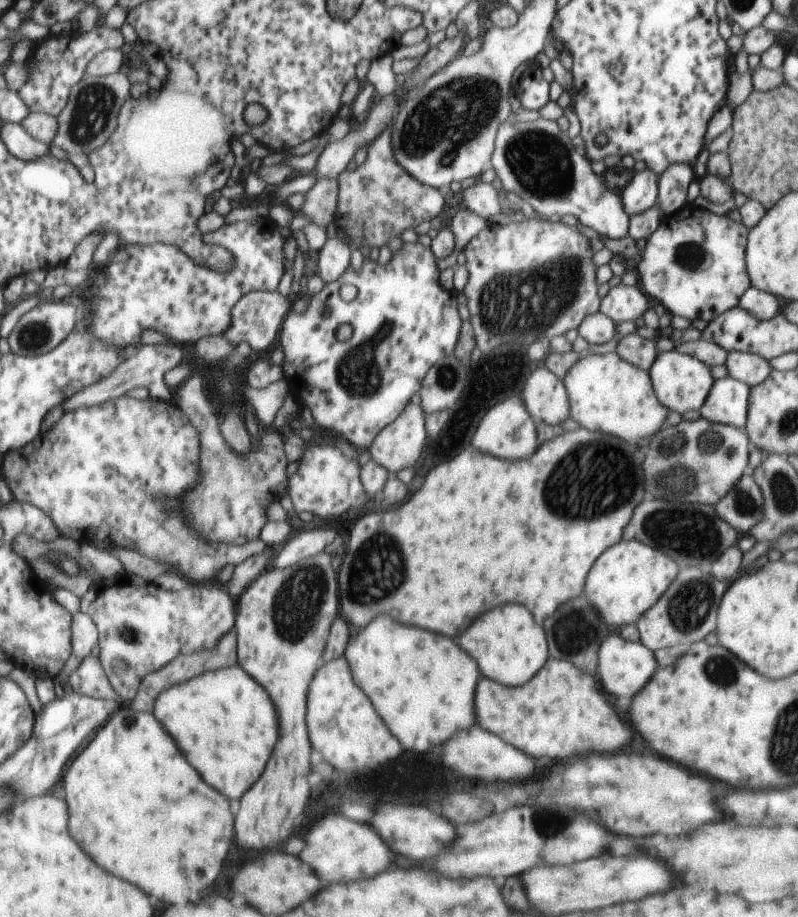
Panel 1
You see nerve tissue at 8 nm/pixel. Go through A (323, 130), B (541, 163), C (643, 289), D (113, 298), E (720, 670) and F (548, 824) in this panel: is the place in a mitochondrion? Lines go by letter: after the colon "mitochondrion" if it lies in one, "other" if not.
A: other
B: mitochondrion
C: other
D: mitochondrion
E: mitochondrion
F: mitochondrion

